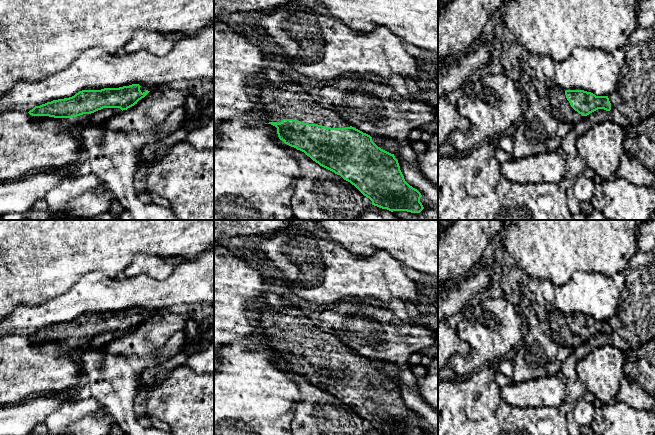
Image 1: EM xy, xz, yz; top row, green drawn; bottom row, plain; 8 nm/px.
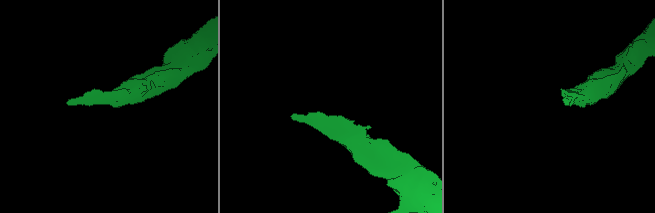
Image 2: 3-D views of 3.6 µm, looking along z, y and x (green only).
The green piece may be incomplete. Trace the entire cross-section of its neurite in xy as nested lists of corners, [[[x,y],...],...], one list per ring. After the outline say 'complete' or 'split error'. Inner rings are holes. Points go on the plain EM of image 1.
[[[139,308],[101,314],[82,314],[74,320],[53,324],[35,330],[28,337],[32,340],[59,342],[70,348],[88,345],[103,348],[123,334],[137,328],[150,315],[141,316]]]; split error

